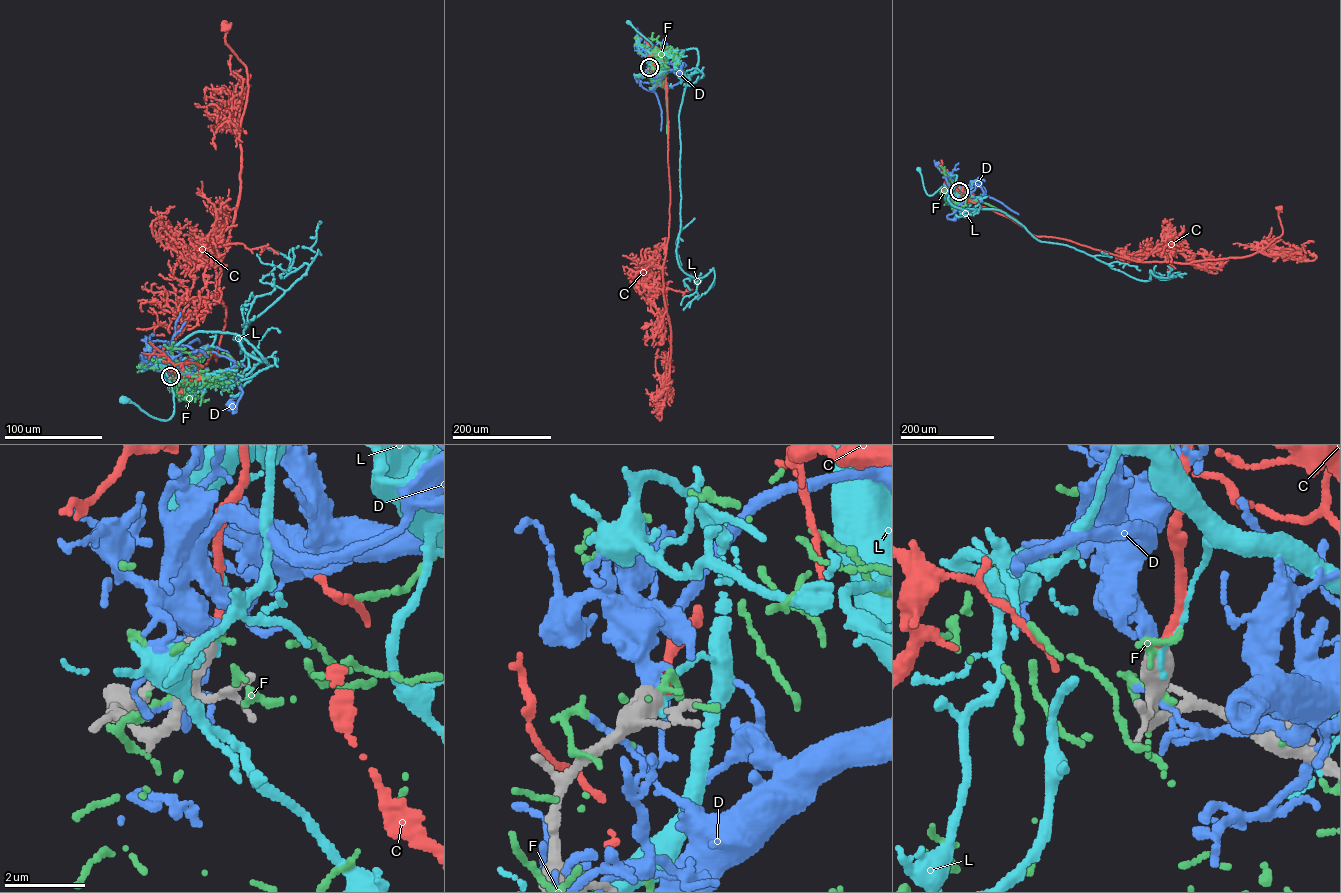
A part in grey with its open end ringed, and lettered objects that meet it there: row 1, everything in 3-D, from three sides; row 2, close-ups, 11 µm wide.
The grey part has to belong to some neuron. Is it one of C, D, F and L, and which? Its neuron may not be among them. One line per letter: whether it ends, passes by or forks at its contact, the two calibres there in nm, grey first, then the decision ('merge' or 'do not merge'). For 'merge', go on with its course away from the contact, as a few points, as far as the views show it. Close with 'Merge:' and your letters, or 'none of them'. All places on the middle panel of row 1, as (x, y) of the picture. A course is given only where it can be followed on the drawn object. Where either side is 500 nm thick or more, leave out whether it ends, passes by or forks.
C: 600/150 nm | merge | via (649, 67), (658, 72), (665, 68), (667, 84), (670, 202), (662, 267), (673, 371), (664, 355)
D: 600/380 nm | do not merge
F: 600/180 nm | do not merge
L: 650/130 nm | do not merge
Merge: C

